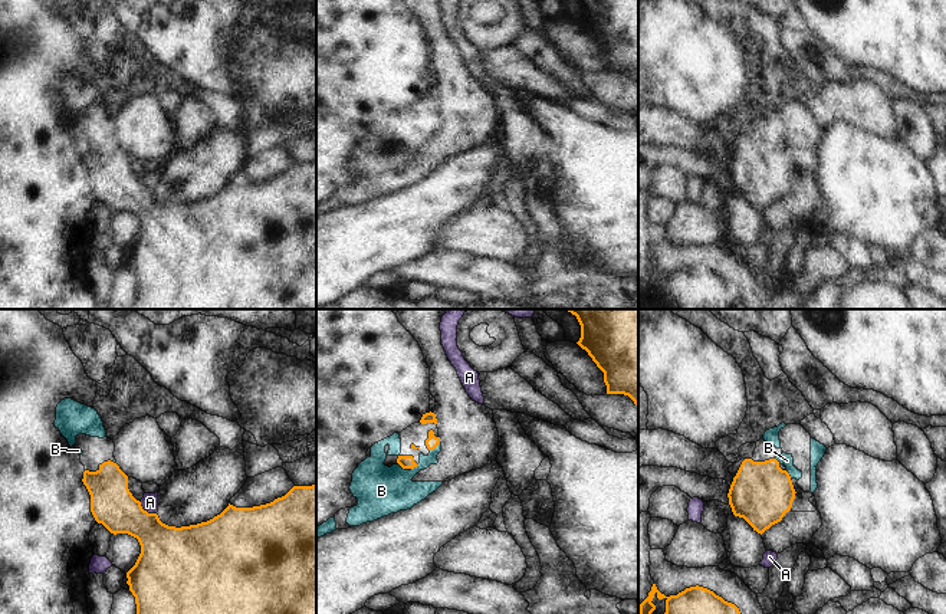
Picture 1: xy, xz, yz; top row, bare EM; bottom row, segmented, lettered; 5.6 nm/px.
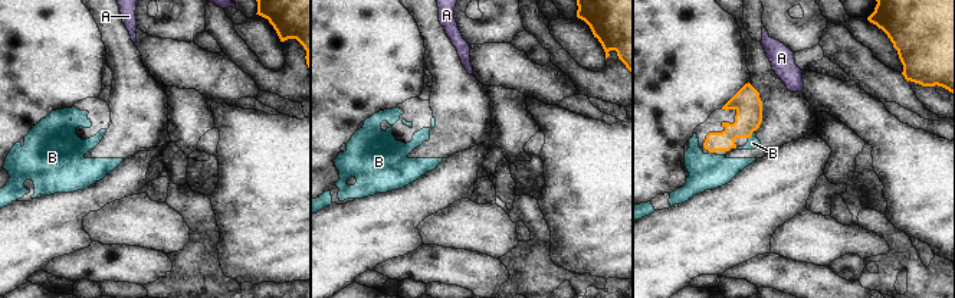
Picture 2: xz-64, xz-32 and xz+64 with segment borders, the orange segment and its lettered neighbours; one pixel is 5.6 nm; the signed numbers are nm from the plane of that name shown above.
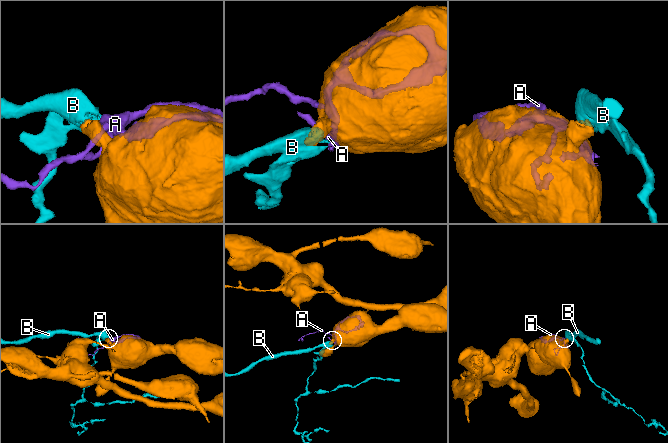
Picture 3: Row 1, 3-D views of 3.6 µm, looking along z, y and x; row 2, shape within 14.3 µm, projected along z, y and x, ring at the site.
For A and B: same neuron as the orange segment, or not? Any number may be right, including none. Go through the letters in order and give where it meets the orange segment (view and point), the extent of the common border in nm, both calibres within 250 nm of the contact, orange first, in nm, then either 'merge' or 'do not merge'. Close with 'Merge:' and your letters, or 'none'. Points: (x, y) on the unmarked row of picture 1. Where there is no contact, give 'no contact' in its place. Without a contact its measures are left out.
A: xy (145, 189) | 120 nm | 280/100 nm | do not merge
B: xz (434, 125) | 80 nm | 70/110 nm | merge
Merge: B

